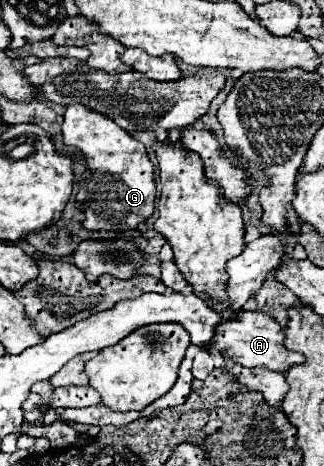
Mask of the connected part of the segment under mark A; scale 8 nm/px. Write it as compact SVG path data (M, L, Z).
M241 312L241 320L227 320L219 324L219 332L215 334L213 342L209 344L209 354L215 352L227 352L231 360L235 360L241 366L265 366L273 372L285 374L289 366L303 364L305 356L293 350L287 350L283 344L283 328L277 324L277 320L271 314L265 312Z

